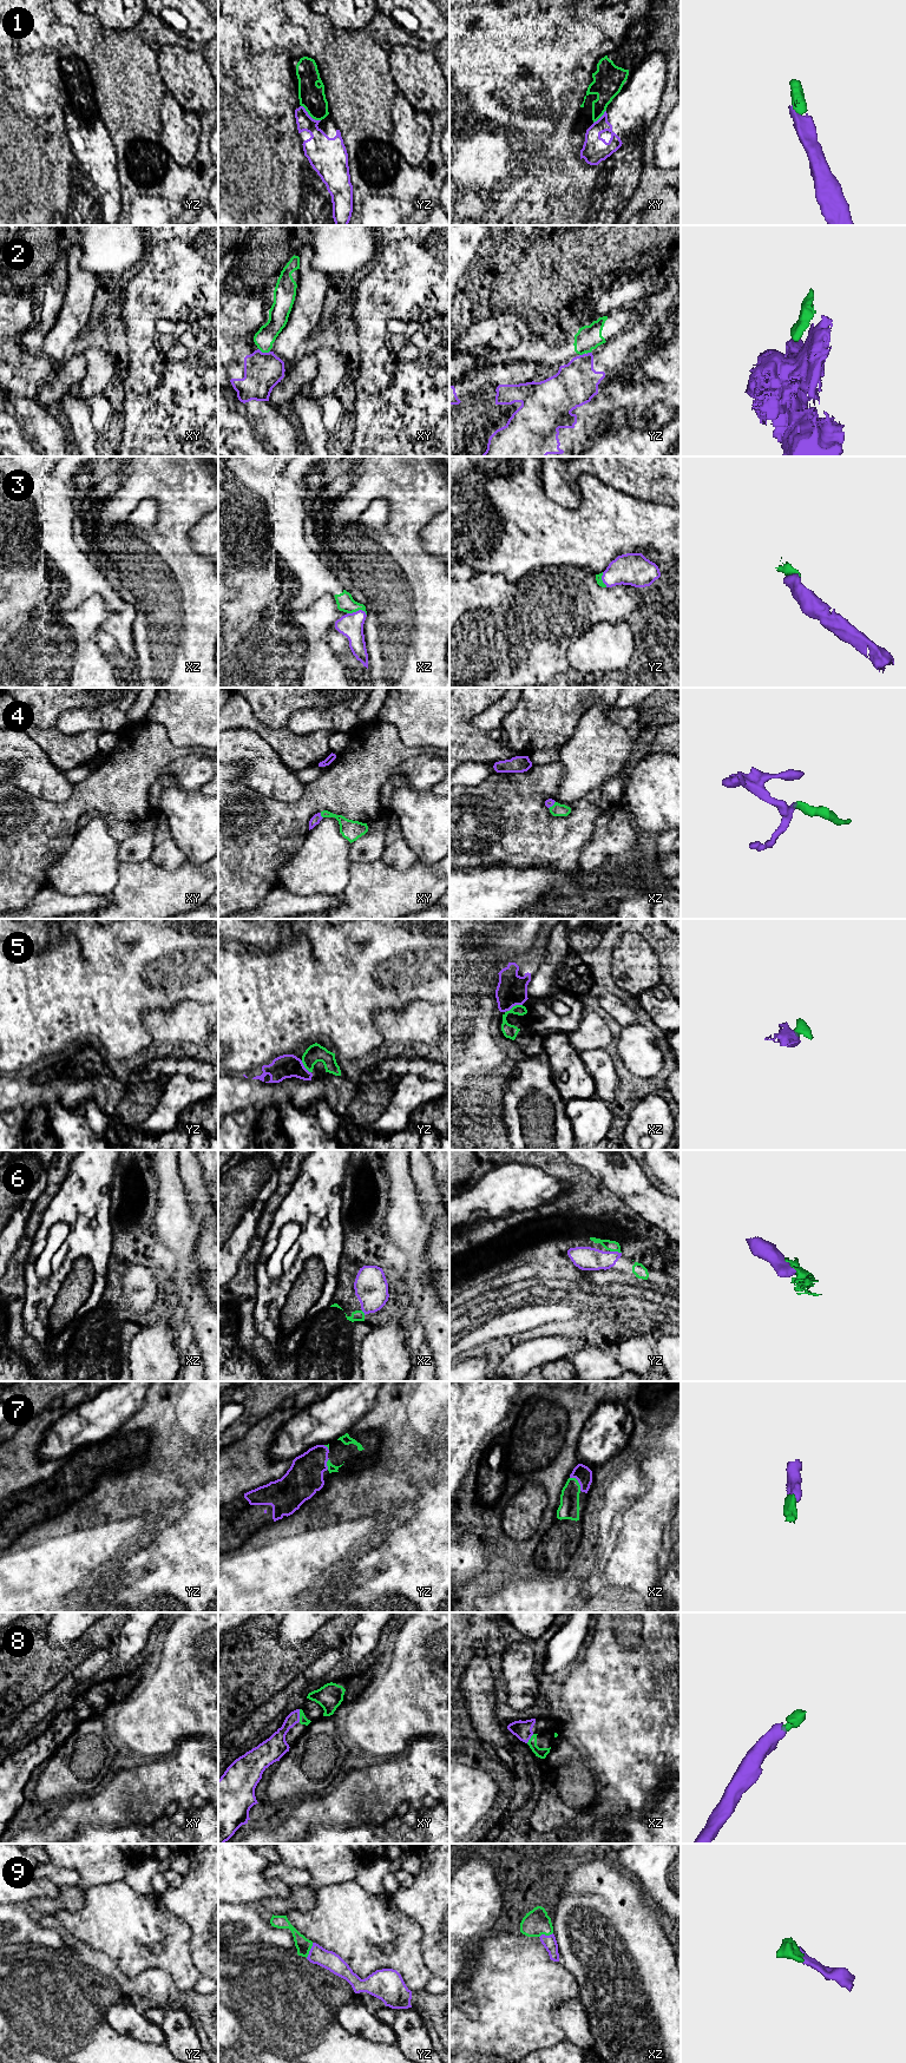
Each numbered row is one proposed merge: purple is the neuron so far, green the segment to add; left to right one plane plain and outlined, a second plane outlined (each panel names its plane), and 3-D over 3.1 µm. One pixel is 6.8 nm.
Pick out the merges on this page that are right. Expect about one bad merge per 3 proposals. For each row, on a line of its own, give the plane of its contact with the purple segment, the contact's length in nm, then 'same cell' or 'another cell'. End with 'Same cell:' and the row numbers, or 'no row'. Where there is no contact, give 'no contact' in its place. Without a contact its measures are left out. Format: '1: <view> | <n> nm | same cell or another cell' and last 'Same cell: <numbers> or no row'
1: yz | 170 nm | another cell
2: xy | 80 nm | another cell
3: xz | 140 nm | same cell
4: xy | 40 nm | same cell
5: xz | 120 nm | same cell
6: yz | 80 nm | same cell
7: xz | 120 nm | same cell
8: xy | 90 nm | same cell
9: yz | 120 nm | same cell
Same cell: 3, 4, 5, 6, 7, 8, 9

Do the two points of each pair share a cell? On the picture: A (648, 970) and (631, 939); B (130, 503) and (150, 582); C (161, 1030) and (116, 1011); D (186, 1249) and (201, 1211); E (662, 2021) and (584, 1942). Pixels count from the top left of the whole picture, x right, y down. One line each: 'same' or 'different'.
A: same
B: same
C: different
D: different
E: same

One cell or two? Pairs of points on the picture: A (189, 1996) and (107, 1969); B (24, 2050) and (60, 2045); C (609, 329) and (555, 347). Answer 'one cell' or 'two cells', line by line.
A: one cell
B: two cells
C: one cell

